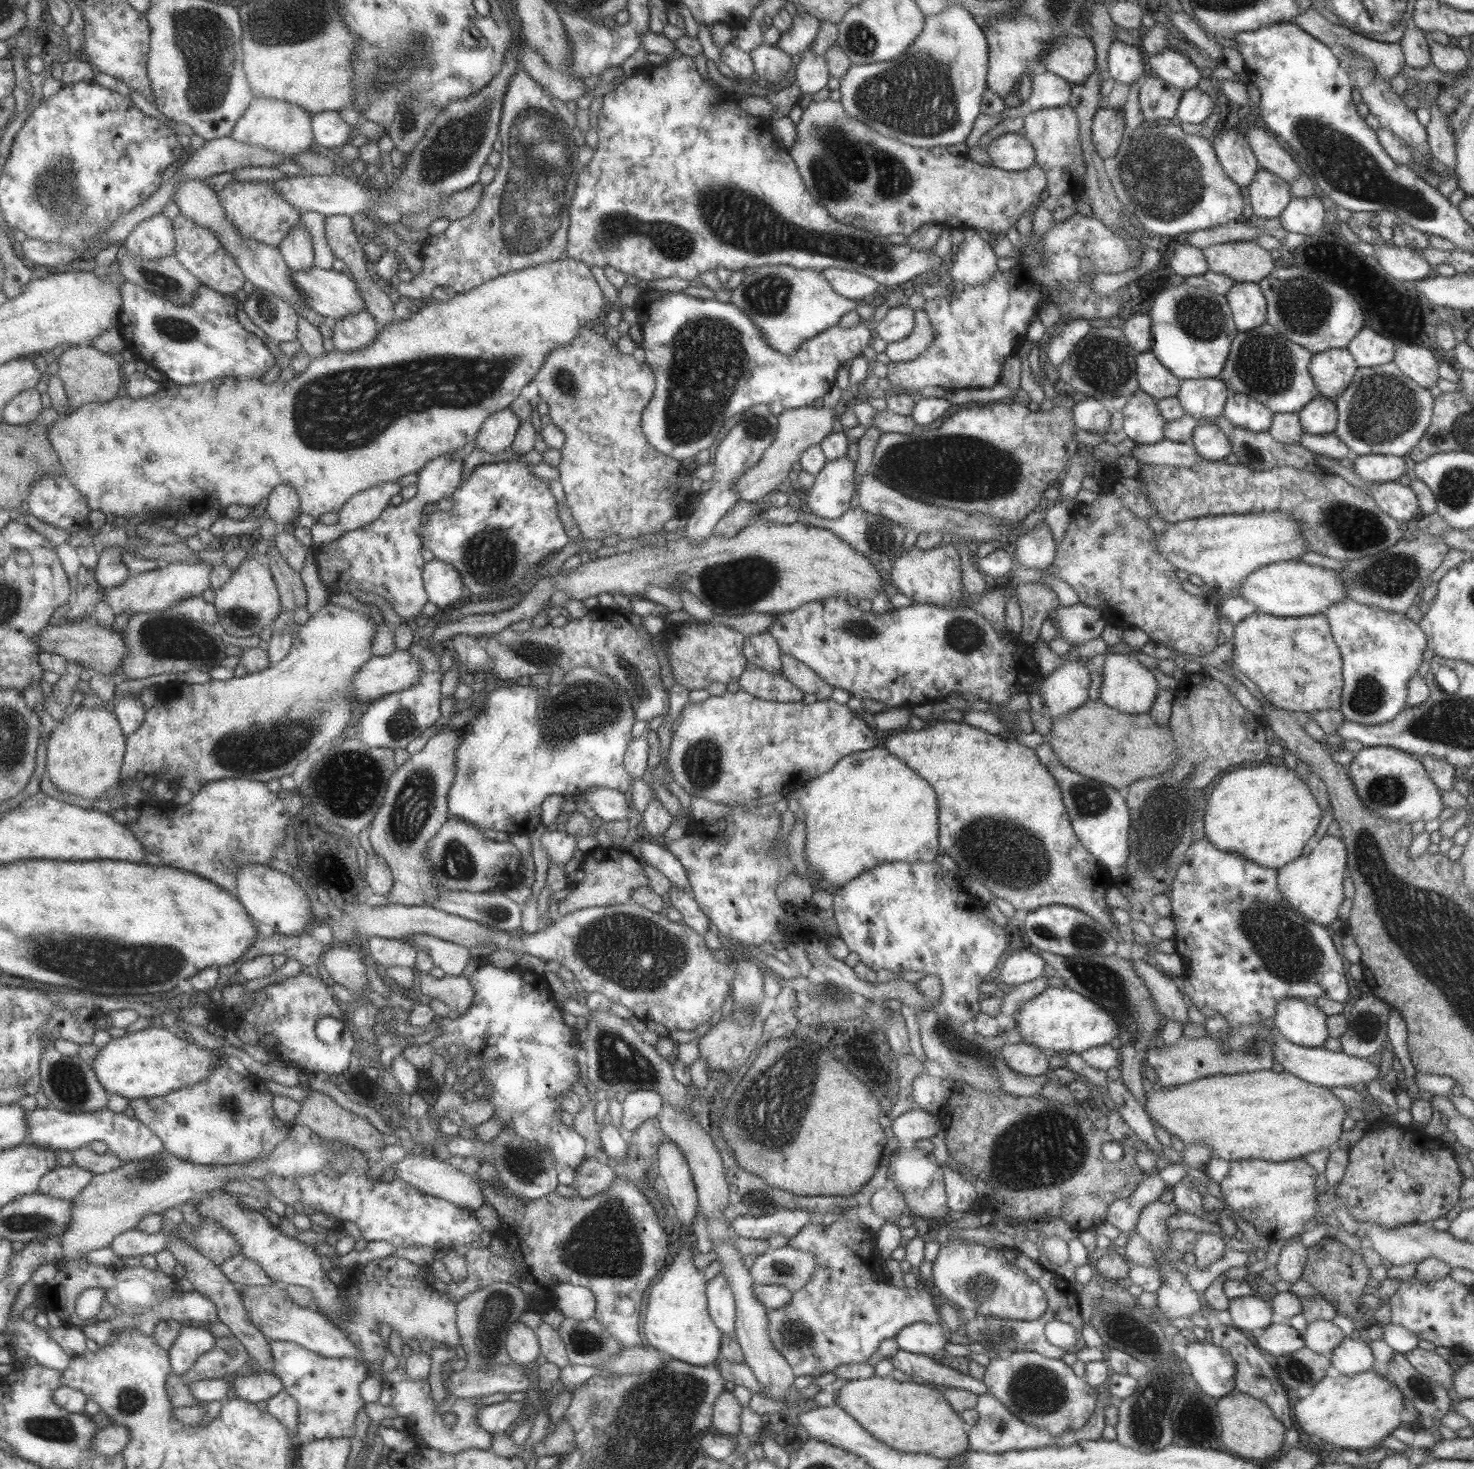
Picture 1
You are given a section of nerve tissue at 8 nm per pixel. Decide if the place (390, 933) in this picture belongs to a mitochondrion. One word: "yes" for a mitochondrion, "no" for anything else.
no

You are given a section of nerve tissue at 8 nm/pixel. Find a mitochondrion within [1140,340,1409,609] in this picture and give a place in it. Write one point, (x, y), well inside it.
(1357, 530)

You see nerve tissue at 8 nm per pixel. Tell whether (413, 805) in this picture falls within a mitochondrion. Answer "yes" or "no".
yes

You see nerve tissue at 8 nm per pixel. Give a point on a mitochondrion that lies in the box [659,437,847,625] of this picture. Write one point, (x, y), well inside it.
(737, 584)

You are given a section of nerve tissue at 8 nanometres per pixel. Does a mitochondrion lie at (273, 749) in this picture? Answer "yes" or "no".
yes

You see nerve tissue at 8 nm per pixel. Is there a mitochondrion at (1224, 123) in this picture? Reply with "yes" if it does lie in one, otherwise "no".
no

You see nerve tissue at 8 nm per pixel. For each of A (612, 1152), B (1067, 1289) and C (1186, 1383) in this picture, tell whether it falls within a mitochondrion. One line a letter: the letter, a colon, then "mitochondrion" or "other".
A: other
B: other
C: other

